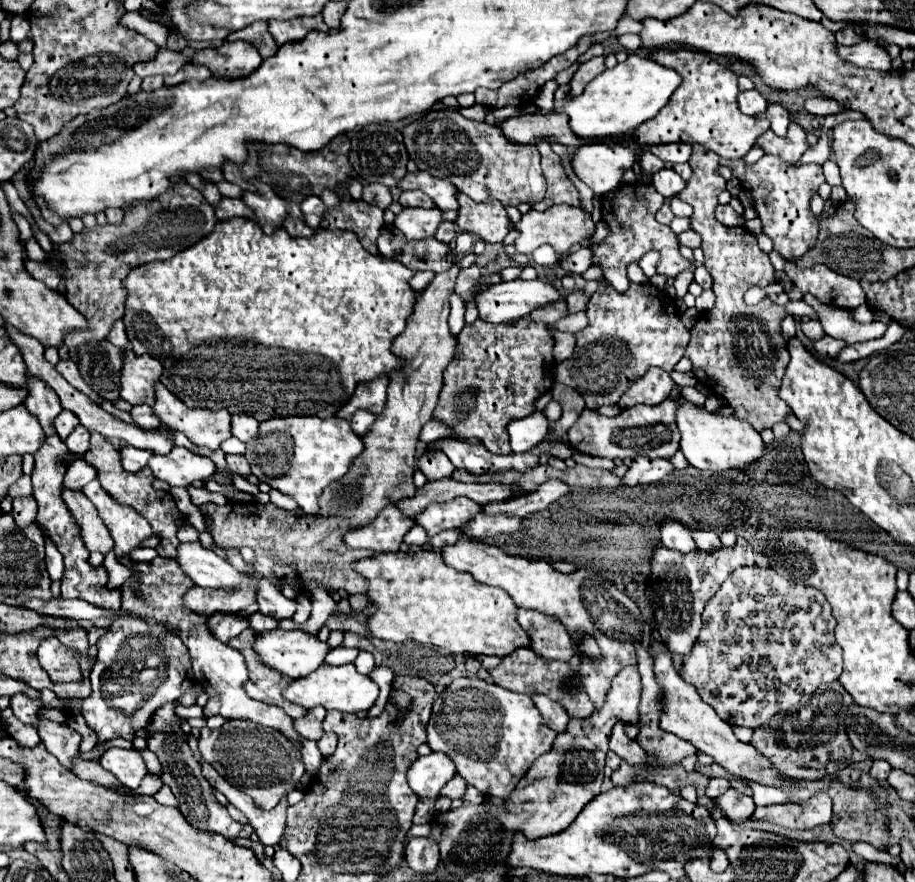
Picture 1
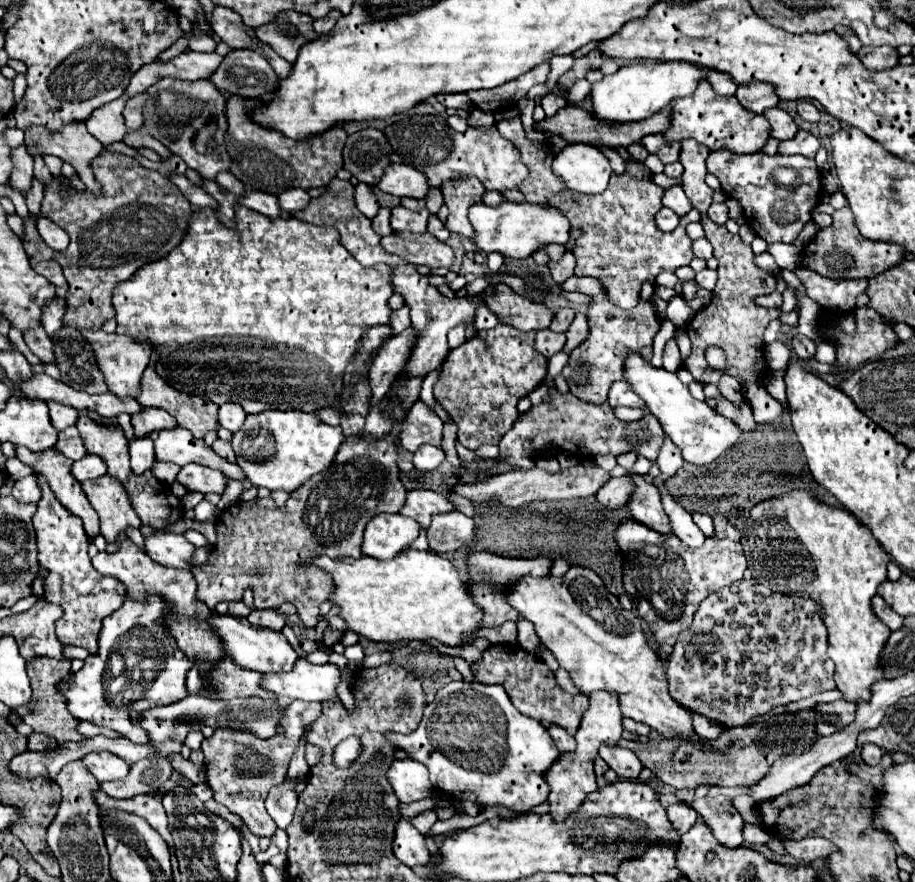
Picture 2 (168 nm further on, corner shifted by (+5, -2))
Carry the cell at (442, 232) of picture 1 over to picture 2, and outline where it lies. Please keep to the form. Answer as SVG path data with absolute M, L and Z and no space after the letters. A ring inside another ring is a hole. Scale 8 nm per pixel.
M431 214L429 216L429 224L427 224L427 232L431 232L437 240L447 240L449 238L449 230L443 226L443 222L435 216L435 214Z

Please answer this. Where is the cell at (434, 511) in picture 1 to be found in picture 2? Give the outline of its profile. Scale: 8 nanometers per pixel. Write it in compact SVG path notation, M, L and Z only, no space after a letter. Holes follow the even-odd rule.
M409 490L405 506L401 508L399 514L413 518L427 528L433 514L449 510L453 510L453 506L445 494L437 494L433 490Z

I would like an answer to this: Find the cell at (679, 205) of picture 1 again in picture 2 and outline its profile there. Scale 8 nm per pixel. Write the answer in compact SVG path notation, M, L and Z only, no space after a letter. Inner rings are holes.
M629 156L625 172L613 172L605 192L585 196L573 190L561 190L547 202L547 206L555 206L569 218L571 228L581 230L581 236L575 240L573 248L577 260L575 276L593 276L601 280L609 300L619 308L635 308L645 282L655 282L661 272L675 272L679 266L687 266L695 256L685 226L700 221L701 214L693 208L687 216L680 218L675 230L659 230L655 224L655 214L663 208L663 192L665 190L653 182L653 174L645 162Z

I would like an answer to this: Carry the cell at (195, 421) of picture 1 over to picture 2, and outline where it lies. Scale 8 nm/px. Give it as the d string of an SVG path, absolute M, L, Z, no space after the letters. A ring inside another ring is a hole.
M151 360L149 362L149 366L145 368L145 372L143 372L143 376L141 376L141 392L139 392L139 396L135 398L141 406L145 404L145 406L153 406L153 408L163 408L163 410L167 410L169 414L173 414L175 418L177 418L177 422L179 422L179 426L181 428L185 428L185 430L191 430L191 434L195 436L195 438L203 438L209 430L217 430L219 428L219 424L217 424L217 404L213 404L213 402L209 402L209 400L203 400L201 396L189 396L189 394L185 394L185 392L179 392L179 390L175 390L175 388L171 388L157 372L155 372L155 362Z

